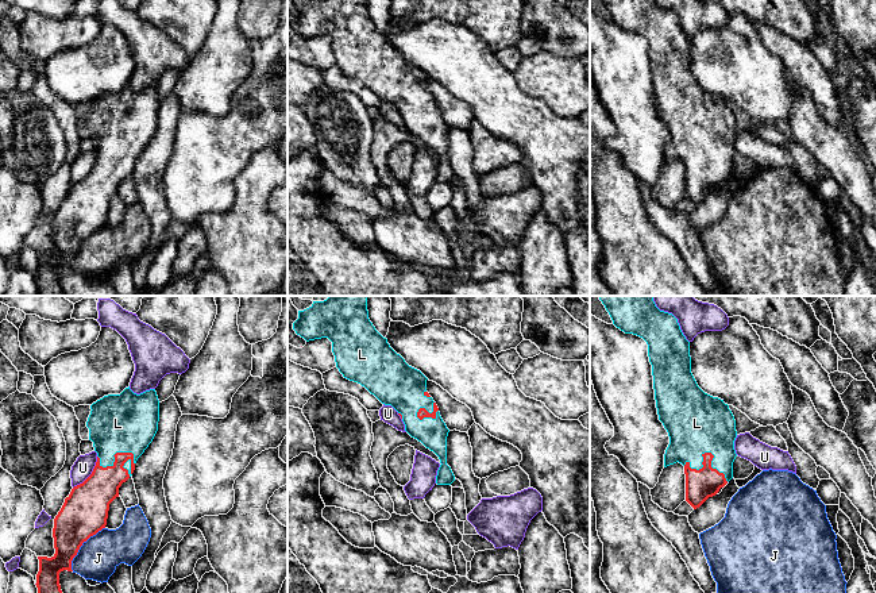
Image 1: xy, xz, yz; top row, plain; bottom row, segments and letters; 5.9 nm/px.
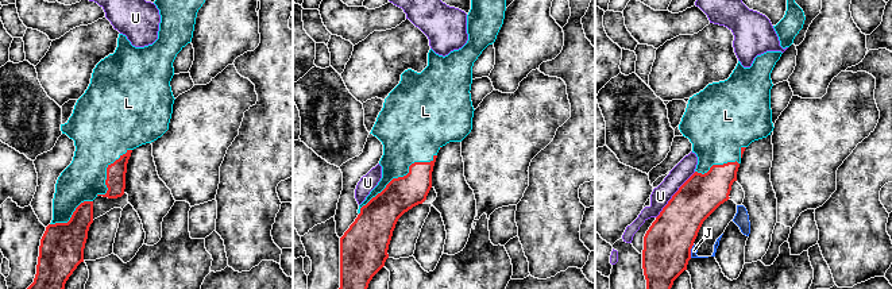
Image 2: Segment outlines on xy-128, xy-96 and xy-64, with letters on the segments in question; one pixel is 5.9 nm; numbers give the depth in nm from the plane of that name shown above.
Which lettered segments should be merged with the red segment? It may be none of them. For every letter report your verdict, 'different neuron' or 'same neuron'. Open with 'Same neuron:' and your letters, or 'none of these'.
Same neuron: L
J: different neuron
L: same neuron
U: different neuron

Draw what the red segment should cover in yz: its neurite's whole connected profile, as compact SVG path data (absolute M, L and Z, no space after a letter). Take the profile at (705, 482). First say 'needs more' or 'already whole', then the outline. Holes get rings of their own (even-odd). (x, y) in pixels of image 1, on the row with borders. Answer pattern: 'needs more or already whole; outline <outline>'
needs more; outline M652 296L598 297L617 328L642 338L648 344L657 415L669 436L664 467L676 462L684 466L686 501L696 509L733 478L733 462L737 457L734 416L723 400L698 386L691 373L690 342L672 313L660 311Z

